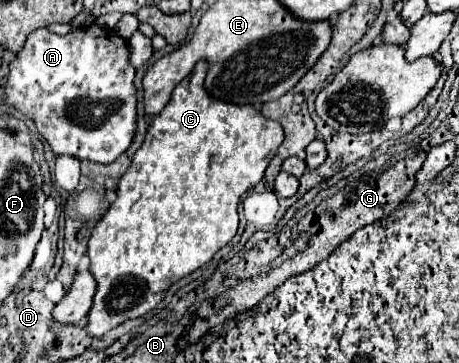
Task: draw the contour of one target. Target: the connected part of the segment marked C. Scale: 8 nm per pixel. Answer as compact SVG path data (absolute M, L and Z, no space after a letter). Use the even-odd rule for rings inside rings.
M198 61L192 75L174 89L164 111L152 119L146 141L134 153L132 165L118 183L116 201L92 229L88 257L90 273L96 277L98 289L86 331L94 337L102 337L126 319L136 319L152 311L172 283L200 269L236 235L240 197L260 183L270 159L284 141L282 125L270 117L262 117L258 109L206 95L206 69L206 61Z

